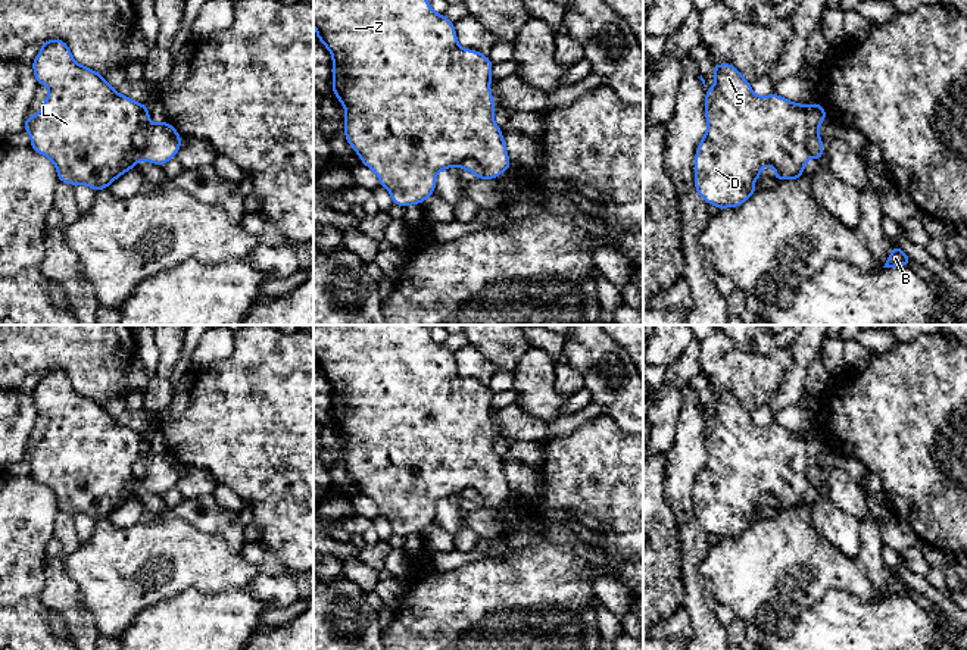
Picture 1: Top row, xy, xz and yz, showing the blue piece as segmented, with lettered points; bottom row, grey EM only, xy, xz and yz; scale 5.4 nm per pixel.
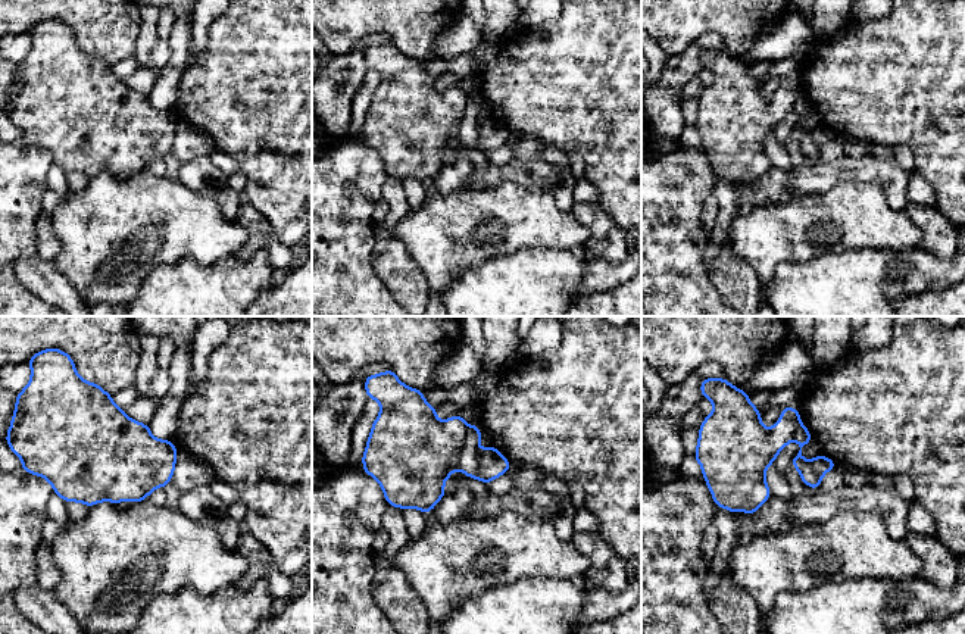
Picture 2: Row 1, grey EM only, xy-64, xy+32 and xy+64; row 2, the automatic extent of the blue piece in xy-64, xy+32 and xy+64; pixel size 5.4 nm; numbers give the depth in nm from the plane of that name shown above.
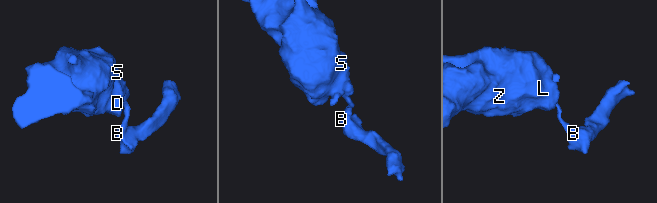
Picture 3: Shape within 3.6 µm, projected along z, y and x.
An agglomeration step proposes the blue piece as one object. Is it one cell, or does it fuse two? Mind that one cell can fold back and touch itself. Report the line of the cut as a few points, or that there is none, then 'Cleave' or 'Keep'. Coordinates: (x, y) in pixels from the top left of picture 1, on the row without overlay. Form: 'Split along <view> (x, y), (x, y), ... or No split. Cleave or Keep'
Split along yz (807, 436), (807, 478), (811, 486). Cleave

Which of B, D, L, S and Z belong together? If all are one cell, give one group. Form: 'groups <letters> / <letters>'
groups B / D L S Z

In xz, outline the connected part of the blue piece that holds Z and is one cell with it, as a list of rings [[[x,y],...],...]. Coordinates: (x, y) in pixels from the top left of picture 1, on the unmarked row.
[[[314,325],[314,356],[316,368],[333,385],[333,422],[344,435],[344,468],[355,478],[361,491],[375,501],[380,515],[389,519],[393,534],[406,537],[422,532],[436,519],[436,503],[458,496],[465,488],[474,488],[484,499],[487,507],[492,509],[511,499],[502,459],[493,449],[493,441],[497,435],[490,422],[493,393],[477,379],[462,378],[458,374],[455,353],[442,343],[436,343],[430,337],[430,329],[422,325]]]

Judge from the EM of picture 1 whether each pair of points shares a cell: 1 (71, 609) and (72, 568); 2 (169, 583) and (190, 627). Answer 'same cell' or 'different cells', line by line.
1: different cells
2: different cells

